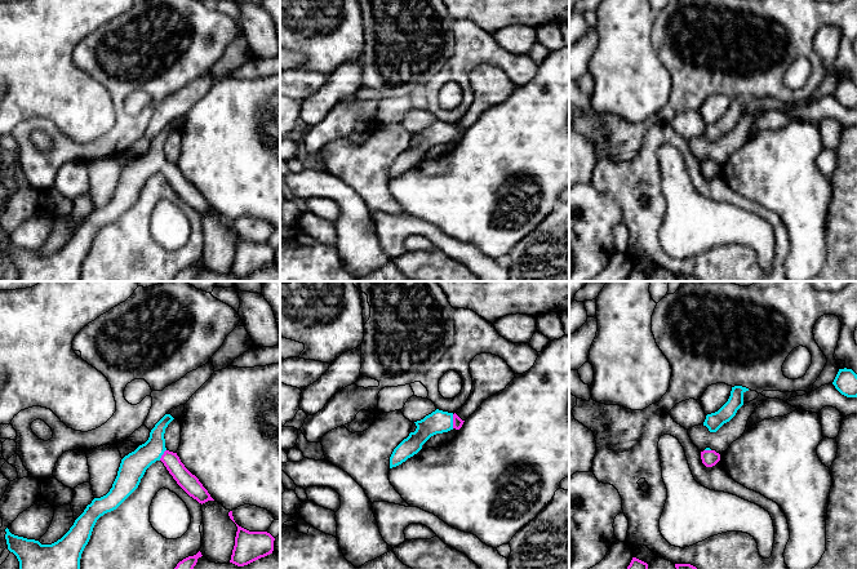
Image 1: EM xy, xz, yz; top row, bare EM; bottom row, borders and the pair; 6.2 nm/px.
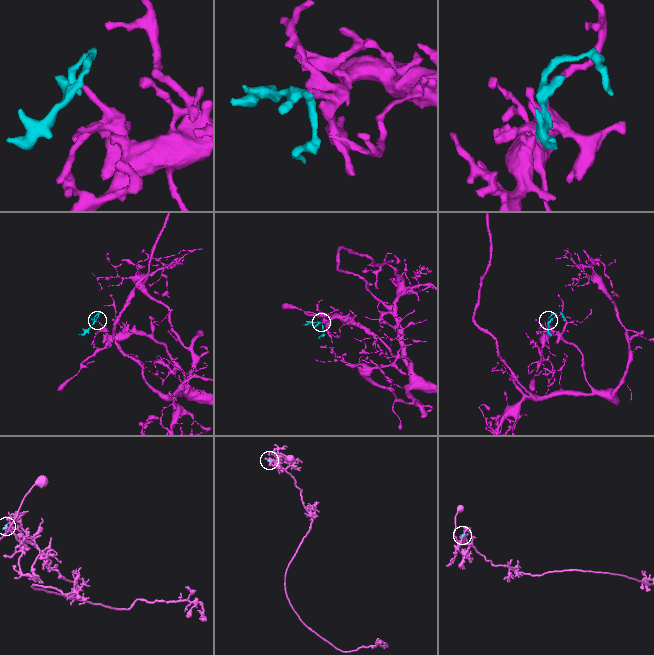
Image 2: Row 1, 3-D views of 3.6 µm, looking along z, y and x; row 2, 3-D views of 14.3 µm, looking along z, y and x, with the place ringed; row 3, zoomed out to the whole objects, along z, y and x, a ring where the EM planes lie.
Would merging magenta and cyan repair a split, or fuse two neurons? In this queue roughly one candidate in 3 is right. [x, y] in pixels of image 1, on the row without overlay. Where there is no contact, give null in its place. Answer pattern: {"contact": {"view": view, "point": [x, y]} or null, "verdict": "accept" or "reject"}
{"contact": {"view": "xz", "point": [453, 132]}, "verdict": "accept"}

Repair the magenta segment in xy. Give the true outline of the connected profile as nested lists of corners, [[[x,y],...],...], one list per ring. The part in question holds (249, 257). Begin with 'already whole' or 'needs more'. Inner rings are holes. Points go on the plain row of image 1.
already whole | [[[237,237],[230,274],[244,277],[274,262],[275,249],[267,243],[249,243]]]

